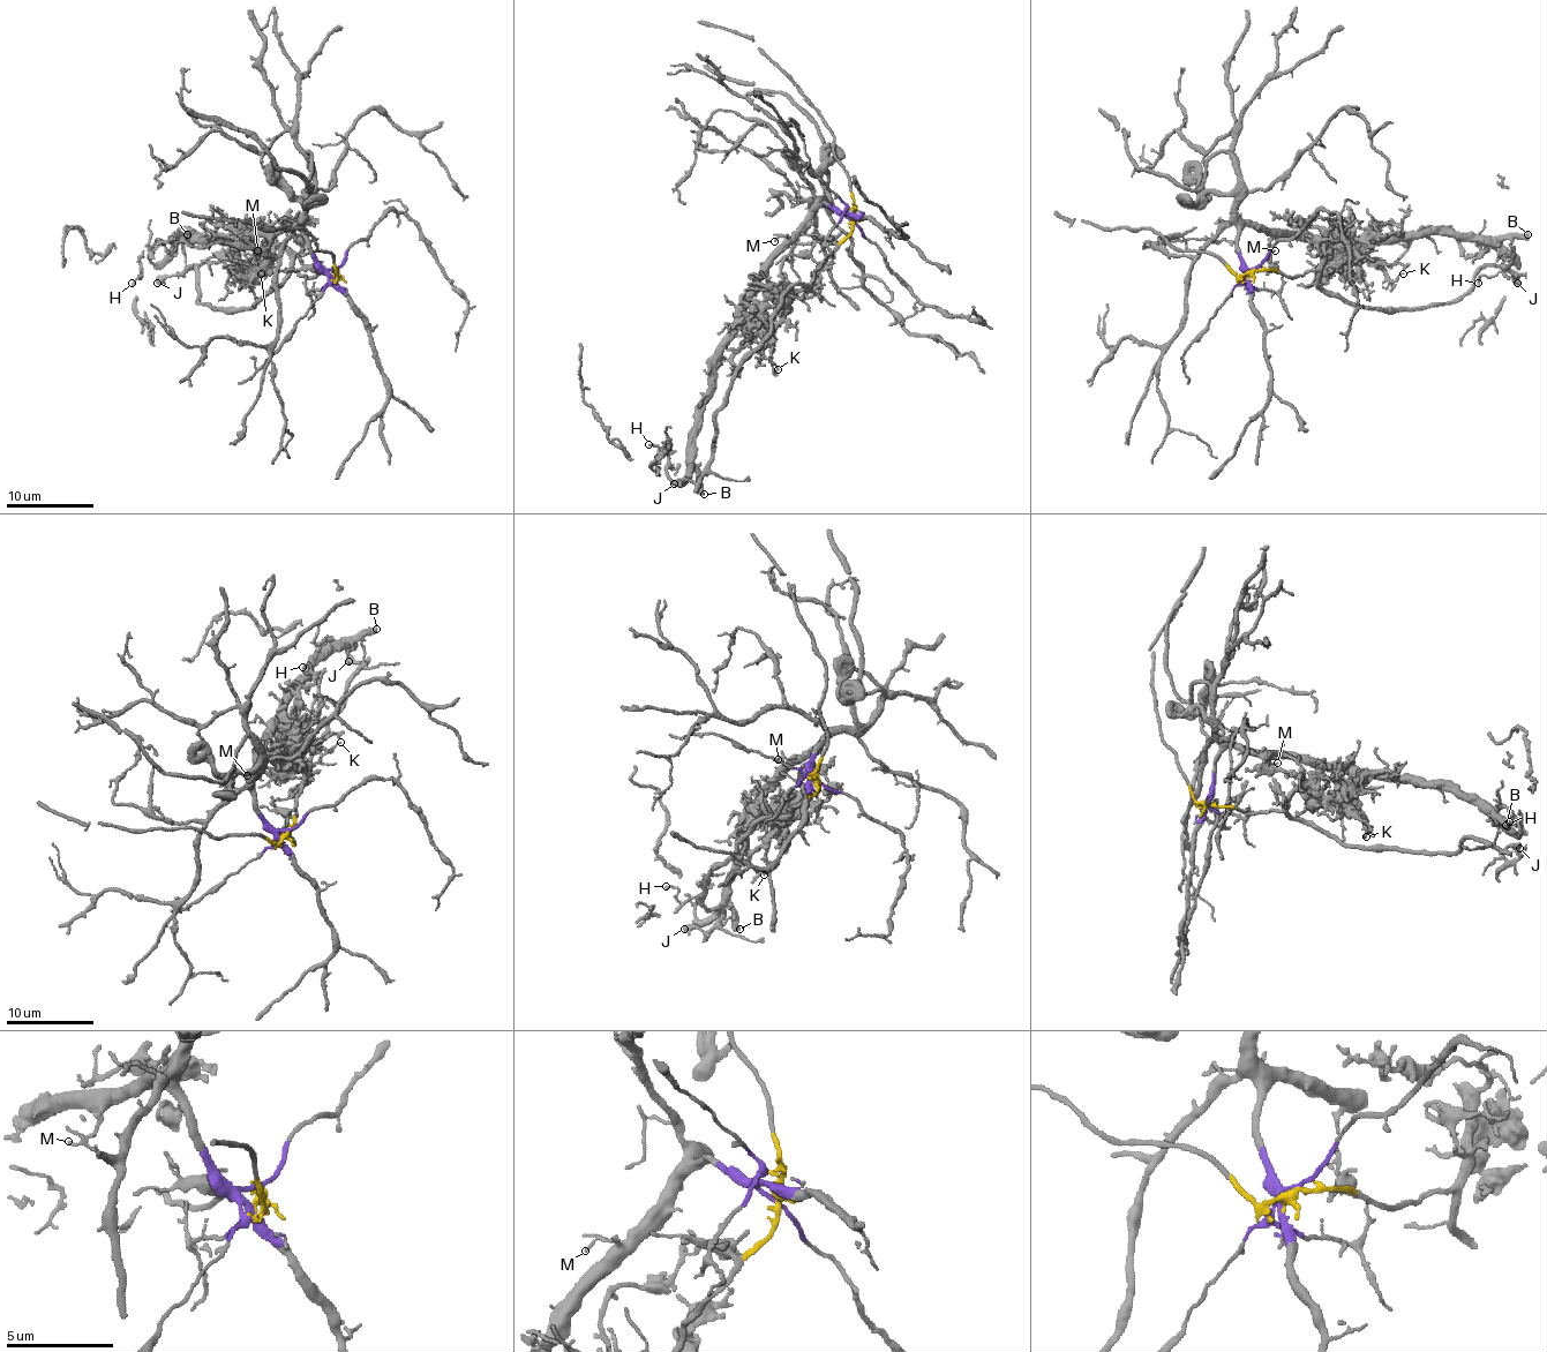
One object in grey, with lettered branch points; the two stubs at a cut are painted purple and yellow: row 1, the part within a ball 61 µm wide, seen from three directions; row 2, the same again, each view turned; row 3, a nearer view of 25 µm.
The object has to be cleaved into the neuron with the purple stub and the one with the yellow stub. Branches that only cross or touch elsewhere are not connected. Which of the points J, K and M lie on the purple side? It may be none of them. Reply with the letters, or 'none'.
M

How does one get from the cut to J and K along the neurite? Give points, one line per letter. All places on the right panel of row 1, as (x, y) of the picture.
J: (1251, 270), (1294, 277), (1316, 270), (1328, 292), (1369, 308), (1456, 301), (1493, 267), (1507, 267), (1517, 284)
K: (1251, 270), (1279, 270), (1290, 277), (1304, 275), (1319, 267), (1323, 248), (1358, 248), (1392, 282), (1404, 272)

